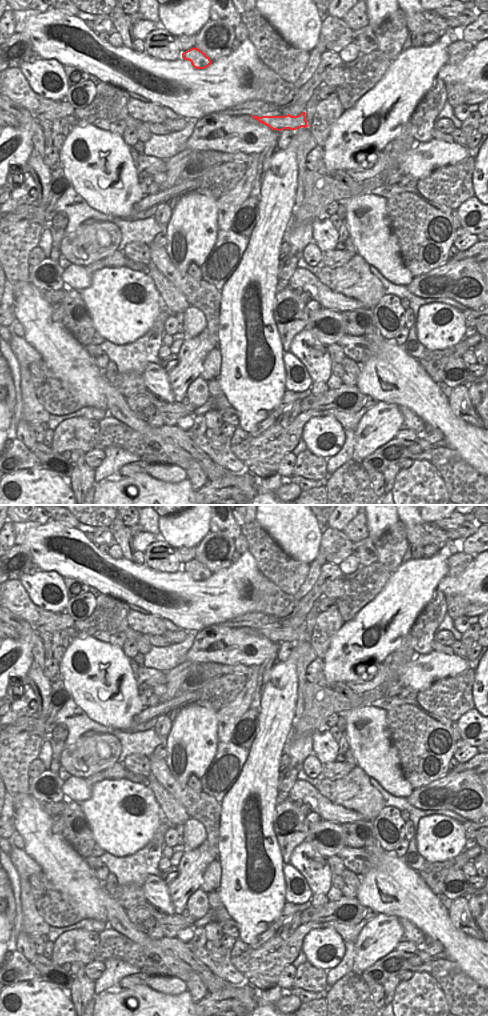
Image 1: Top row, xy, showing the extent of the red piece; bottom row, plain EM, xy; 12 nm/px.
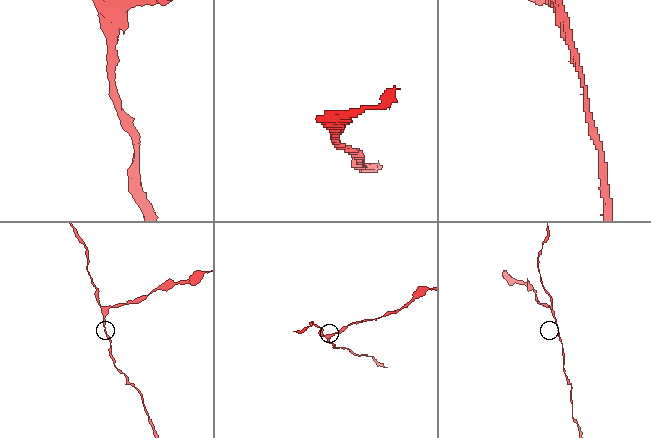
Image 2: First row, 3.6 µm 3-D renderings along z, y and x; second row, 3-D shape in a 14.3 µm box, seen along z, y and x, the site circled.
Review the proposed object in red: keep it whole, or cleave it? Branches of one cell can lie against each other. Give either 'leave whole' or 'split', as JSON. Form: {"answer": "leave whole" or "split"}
{"answer": "split"}

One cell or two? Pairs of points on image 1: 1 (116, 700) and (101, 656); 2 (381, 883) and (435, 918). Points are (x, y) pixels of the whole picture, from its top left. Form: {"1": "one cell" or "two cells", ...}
{"1": "one cell", "2": "one cell"}

